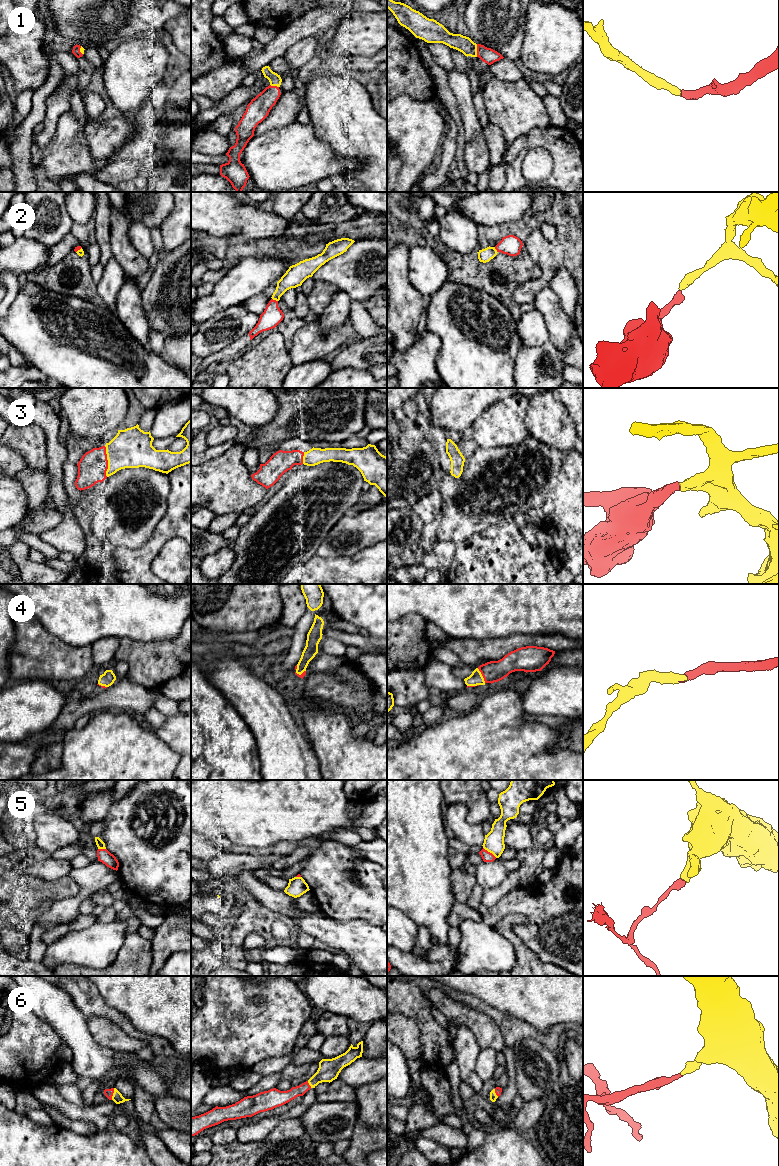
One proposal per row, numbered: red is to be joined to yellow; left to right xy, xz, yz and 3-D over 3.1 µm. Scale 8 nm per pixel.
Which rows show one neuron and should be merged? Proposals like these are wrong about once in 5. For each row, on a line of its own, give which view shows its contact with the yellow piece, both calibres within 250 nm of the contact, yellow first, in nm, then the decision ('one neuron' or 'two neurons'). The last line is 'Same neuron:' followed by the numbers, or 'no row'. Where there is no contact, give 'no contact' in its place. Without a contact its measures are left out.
1: meets yellow in yz; 130 nm thick on the yellow side, 120 nm on the other; one neuron
2: meets yellow in xz; 160 nm thick on the yellow side, 160 nm on the other; one neuron
3: meets yellow in xy; 320 nm thick on the yellow side, 240 nm on the other; one neuron
4: meets yellow in yz; 110 nm thick on the yellow side, 170 nm on the other; one neuron
5: meets yellow in yz; 160 nm thick on the yellow side, 80 nm on the other; two neurons
6: meets yellow in xy; 90 nm thick on the yellow side, 70 nm on the other; one neuron
Same neuron: 1, 2, 3, 4, 6

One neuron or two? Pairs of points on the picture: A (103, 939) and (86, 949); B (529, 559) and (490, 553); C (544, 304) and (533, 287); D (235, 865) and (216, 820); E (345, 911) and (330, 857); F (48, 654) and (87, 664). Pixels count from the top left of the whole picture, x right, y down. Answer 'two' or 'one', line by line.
A: one
B: one
C: two
D: two
E: one
F: one

